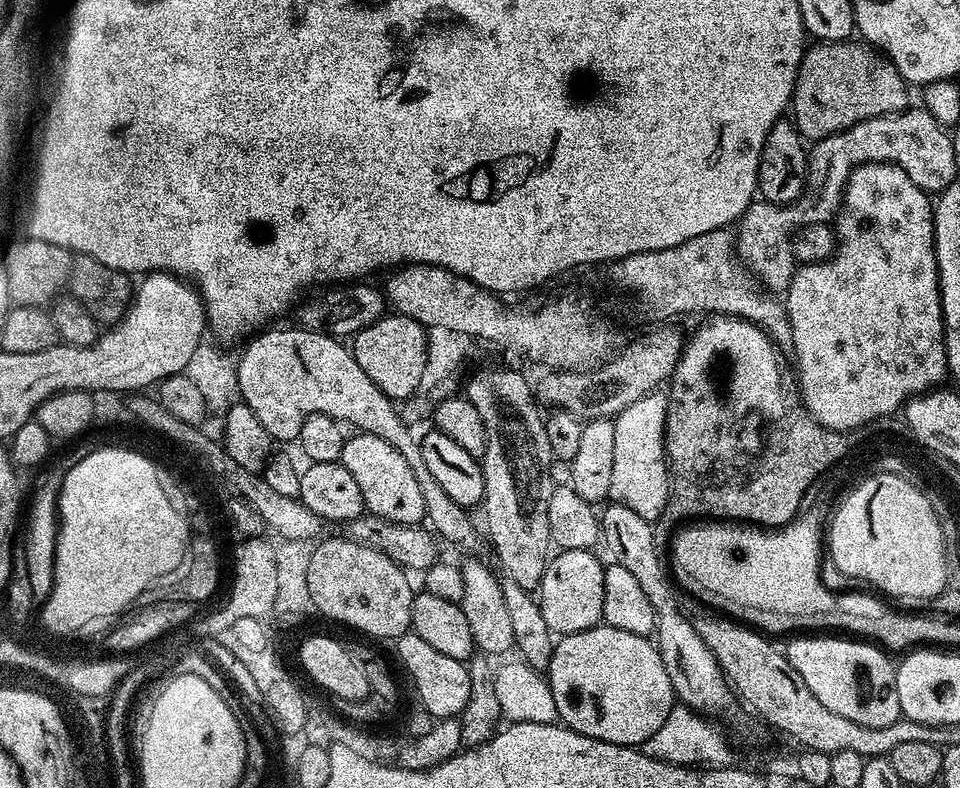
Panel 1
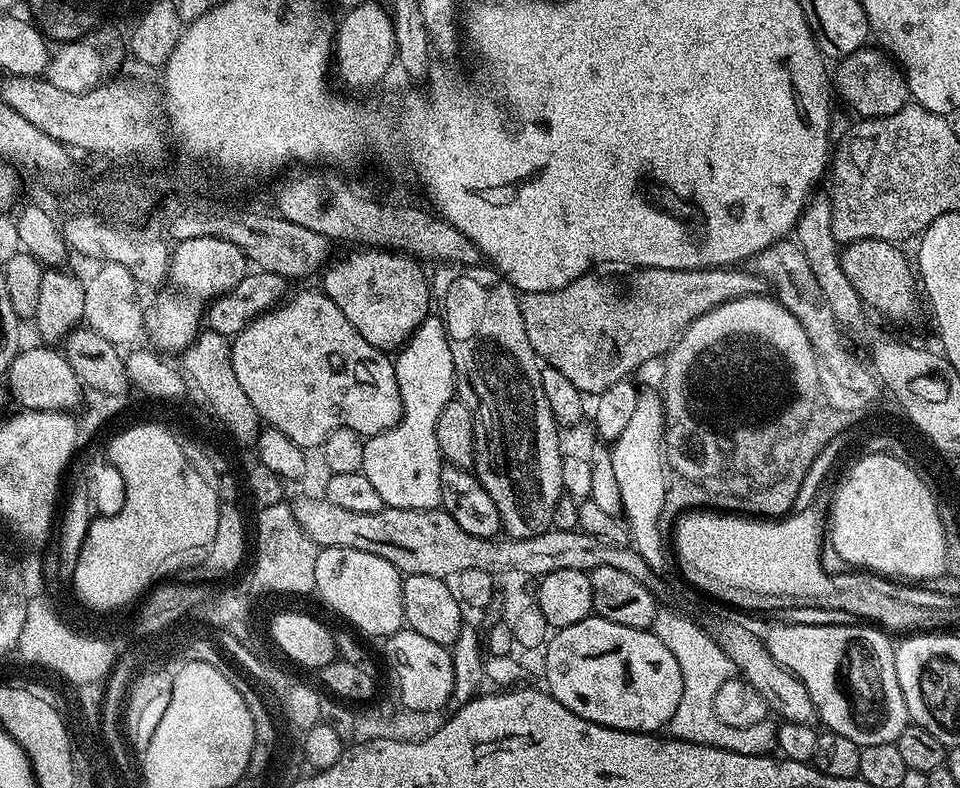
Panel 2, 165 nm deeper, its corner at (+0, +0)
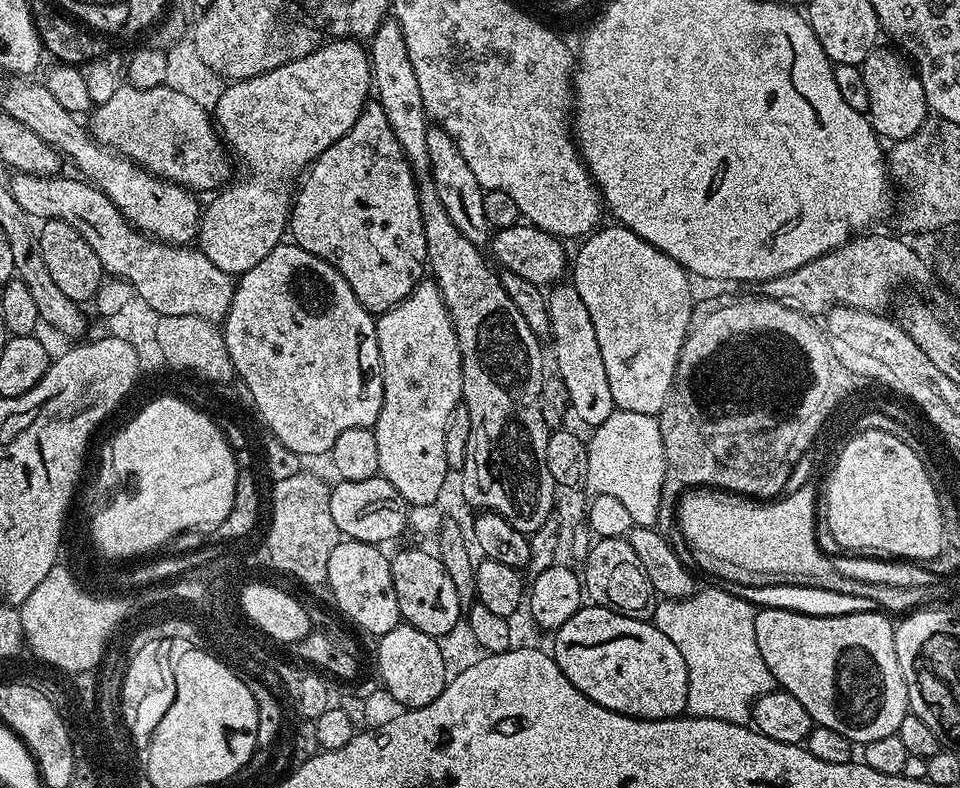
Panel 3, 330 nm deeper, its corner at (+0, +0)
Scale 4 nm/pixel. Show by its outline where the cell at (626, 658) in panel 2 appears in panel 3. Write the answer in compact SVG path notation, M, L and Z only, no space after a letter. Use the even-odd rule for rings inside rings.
M581 606L561 628L554 633L550 654L556 659L556 665L574 682L586 698L606 706L606 710L626 714L643 720L669 720L675 716L685 715L686 698L688 697L688 667L682 662L678 646L658 630L655 623L647 620L635 620L618 614L609 608Z

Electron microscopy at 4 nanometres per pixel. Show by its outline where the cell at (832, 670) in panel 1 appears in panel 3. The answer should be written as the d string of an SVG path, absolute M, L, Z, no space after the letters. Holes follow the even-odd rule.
M761 608L754 618L754 638L758 638L758 651L770 666L770 674L774 674L777 685L783 691L794 694L802 706L806 706L806 714L810 714L813 725L838 730L853 745L863 746L874 742L878 738L896 735L898 726L902 726L902 718L909 715L908 691L906 690L906 678L902 678L902 666L898 666L898 654L896 653L896 629L893 621L883 611L867 612L866 614L846 614L845 616L811 616L810 614L798 614L790 610L774 610L773 608Z

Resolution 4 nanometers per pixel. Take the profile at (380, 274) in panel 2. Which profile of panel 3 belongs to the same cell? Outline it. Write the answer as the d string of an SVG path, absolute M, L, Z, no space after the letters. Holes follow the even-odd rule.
M379 102L365 104L358 122L354 122L352 129L338 138L334 146L312 161L303 180L304 185L298 188L292 201L291 243L335 264L342 278L350 282L354 298L358 298L368 312L389 312L395 304L402 303L425 279L428 247L416 177L404 158L402 146L398 146L398 138L394 138L394 130L390 130L390 122Z

